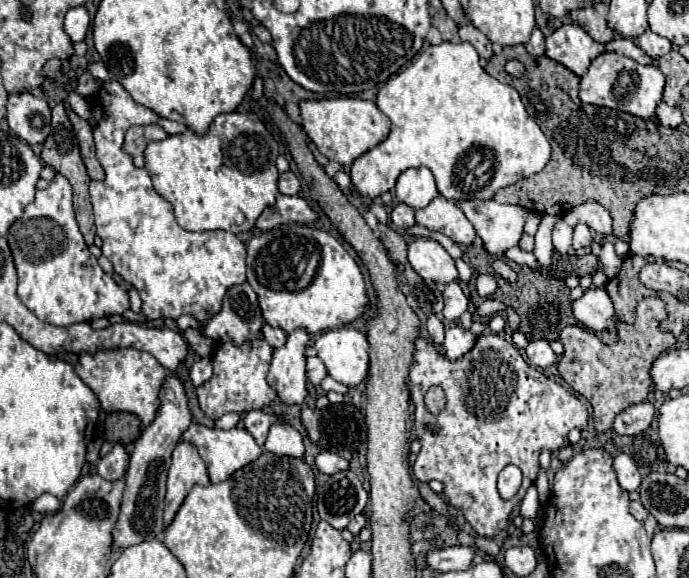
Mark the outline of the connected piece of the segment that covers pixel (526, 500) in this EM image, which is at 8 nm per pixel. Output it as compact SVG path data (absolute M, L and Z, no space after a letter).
M531 485L521 501L521 515L523 519L535 519L537 511L539 511L539 493L537 493L537 487Z

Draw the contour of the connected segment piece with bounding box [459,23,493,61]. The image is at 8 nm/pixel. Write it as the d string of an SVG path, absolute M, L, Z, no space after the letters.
M467 23L467 25L459 27L459 37L461 37L461 41L467 41L467 43L471 43L477 49L481 61L489 61L491 59L491 55L493 55L491 41L473 23Z

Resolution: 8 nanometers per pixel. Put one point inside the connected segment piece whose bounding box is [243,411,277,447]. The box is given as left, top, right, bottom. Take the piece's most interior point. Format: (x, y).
(256, 422)

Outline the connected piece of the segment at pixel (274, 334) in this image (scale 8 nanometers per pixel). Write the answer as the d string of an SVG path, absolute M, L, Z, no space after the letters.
M265 325L263 327L263 339L273 347L273 349L279 349L281 347L281 337L287 337L287 333L283 329L275 329L271 325Z

